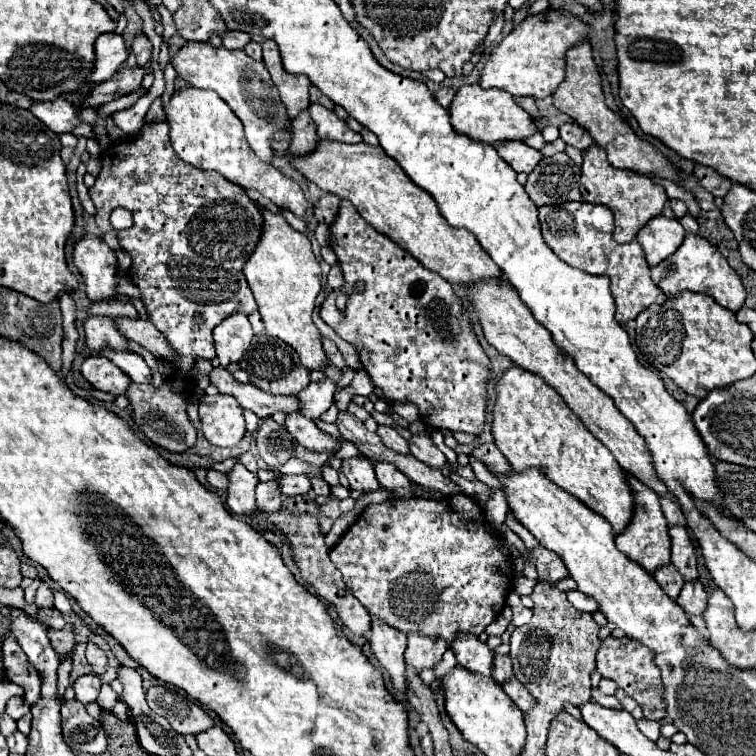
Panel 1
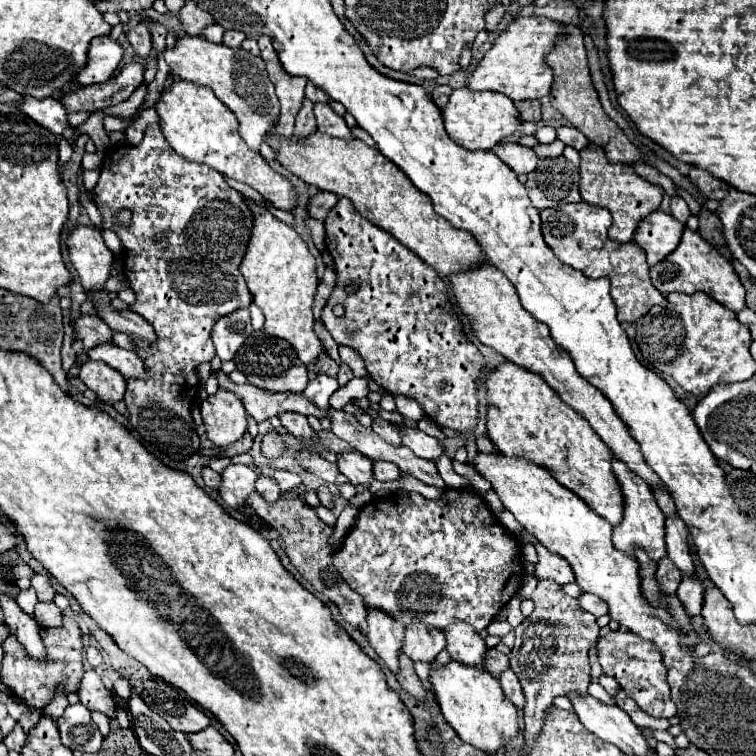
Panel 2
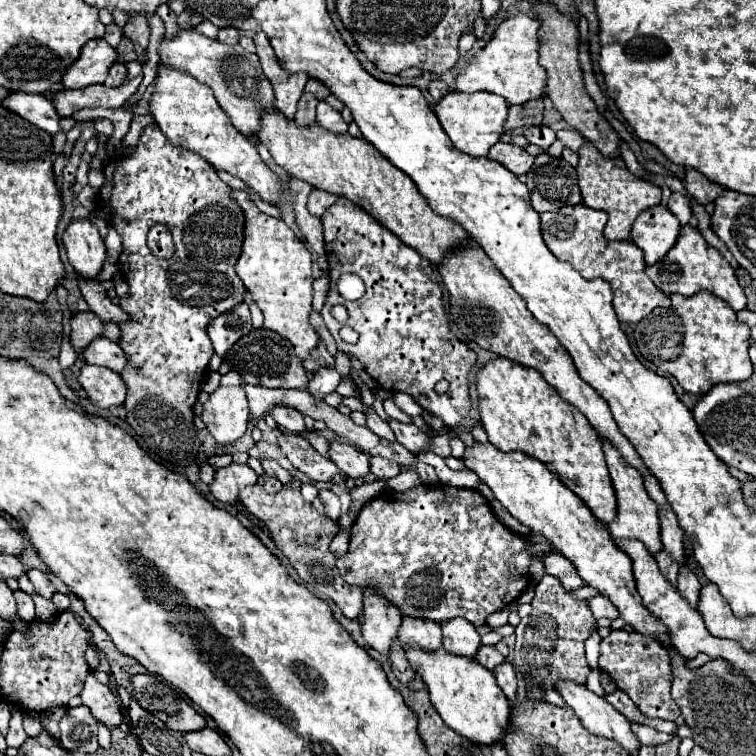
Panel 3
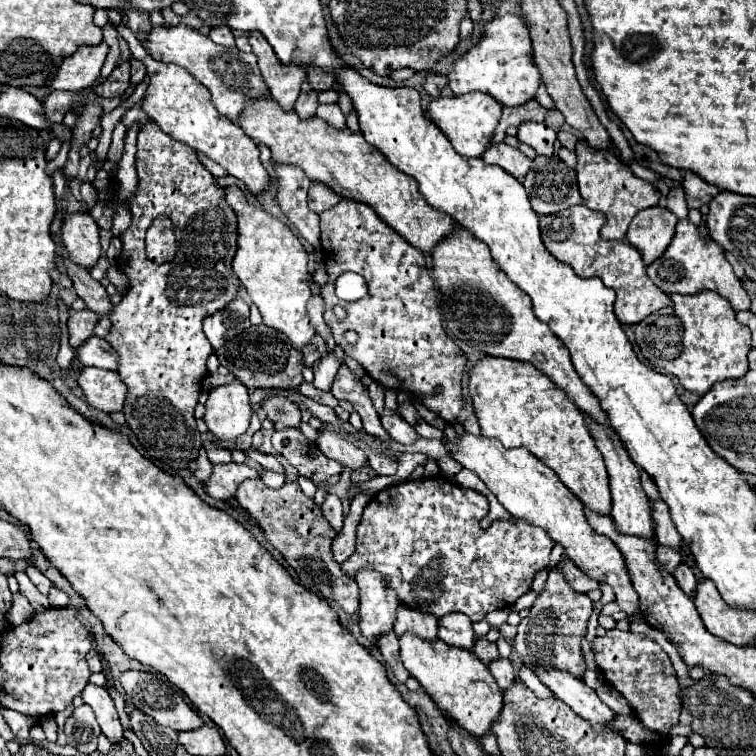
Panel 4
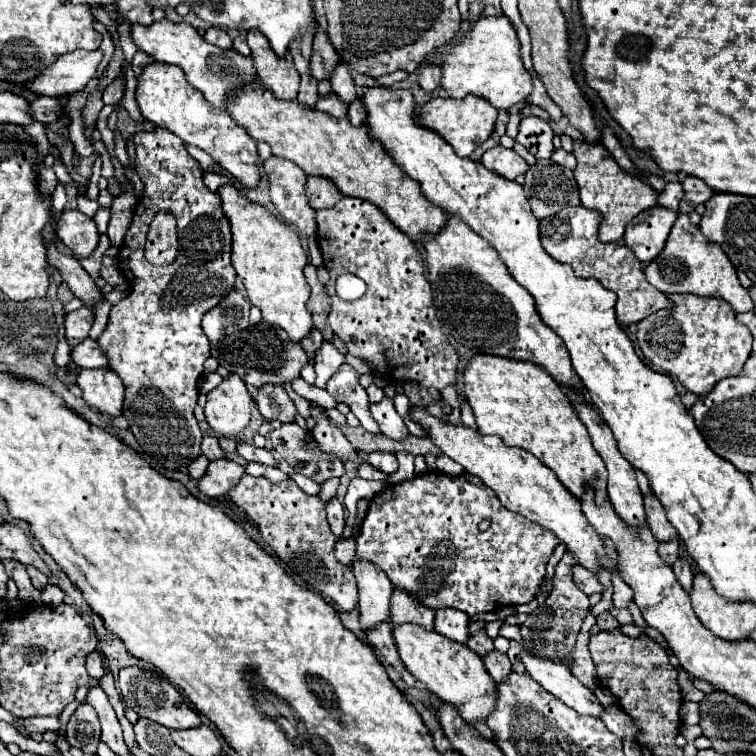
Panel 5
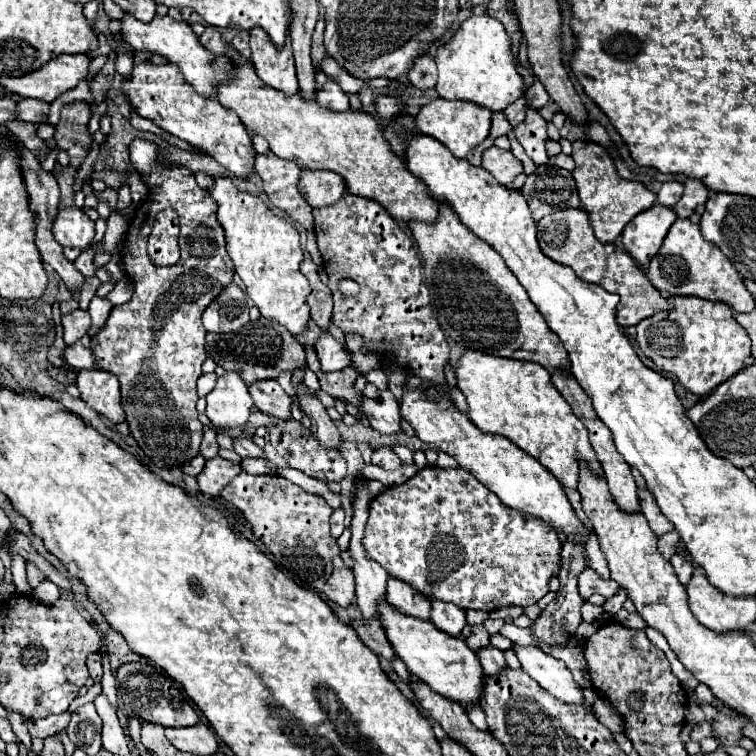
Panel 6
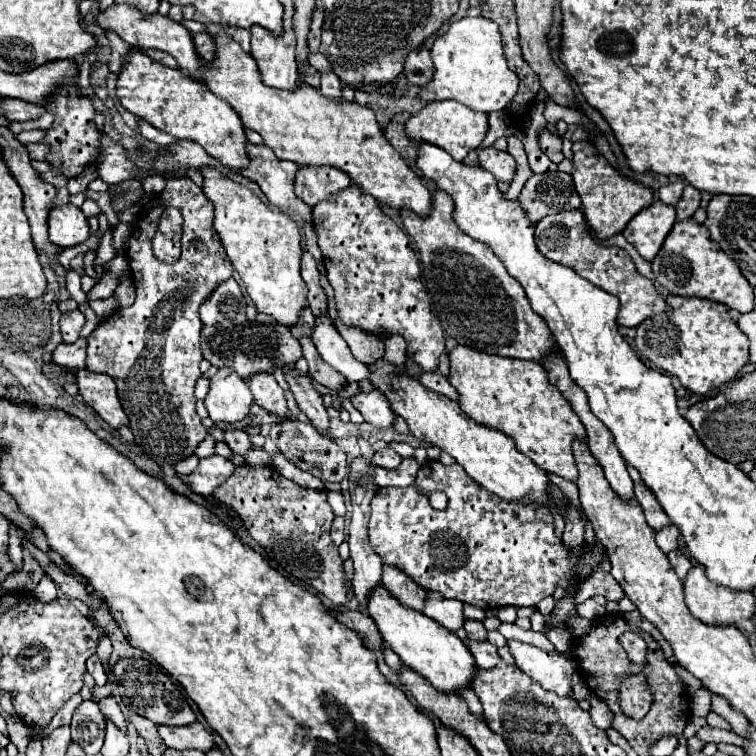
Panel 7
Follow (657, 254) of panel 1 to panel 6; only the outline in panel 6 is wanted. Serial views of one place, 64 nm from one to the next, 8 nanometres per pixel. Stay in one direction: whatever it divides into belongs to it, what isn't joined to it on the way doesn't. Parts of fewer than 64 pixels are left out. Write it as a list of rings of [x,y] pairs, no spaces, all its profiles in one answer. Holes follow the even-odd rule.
[[[654,204],[650,210],[640,212],[634,220],[630,220],[622,232],[622,244],[630,252],[634,260],[640,264],[648,264],[652,256],[660,250],[670,226],[678,216],[674,210]]]

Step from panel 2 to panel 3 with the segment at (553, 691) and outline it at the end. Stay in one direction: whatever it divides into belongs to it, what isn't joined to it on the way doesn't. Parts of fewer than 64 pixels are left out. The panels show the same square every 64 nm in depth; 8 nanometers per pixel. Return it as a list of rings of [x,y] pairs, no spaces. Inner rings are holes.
[[[544,576],[536,584],[532,608],[532,614],[522,618],[516,626],[516,646],[512,658],[514,668],[524,676],[528,698],[540,702],[544,700],[546,690],[556,690],[558,680],[586,684],[590,668],[584,656],[584,642],[598,626],[588,602],[574,598],[554,576]]]

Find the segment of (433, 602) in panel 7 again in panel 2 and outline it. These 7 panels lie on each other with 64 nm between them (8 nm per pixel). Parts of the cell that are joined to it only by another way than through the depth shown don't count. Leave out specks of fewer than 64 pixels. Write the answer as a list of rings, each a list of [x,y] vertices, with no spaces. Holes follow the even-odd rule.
[[[464,622],[452,624],[446,632],[446,650],[450,652],[450,656],[456,662],[462,662],[466,666],[478,668],[478,670],[486,670],[486,642],[474,632],[474,628],[468,628]]]

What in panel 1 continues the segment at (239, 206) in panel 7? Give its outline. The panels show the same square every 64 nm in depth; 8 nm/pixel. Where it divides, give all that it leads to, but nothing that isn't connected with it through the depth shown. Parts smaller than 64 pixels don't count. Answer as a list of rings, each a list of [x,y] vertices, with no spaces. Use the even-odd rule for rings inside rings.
[[[264,210],[262,238],[244,264],[244,276],[256,296],[266,334],[290,344],[308,370],[324,370],[328,366],[322,334],[312,322],[312,310],[322,292],[322,270],[312,254],[312,244],[306,234],[294,230],[282,214]]]

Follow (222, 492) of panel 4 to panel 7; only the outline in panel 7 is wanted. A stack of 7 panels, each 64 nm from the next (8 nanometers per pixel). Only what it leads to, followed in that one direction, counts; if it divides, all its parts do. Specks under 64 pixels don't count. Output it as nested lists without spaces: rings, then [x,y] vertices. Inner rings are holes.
[[[218,454],[210,458],[202,458],[196,472],[188,476],[190,488],[202,496],[210,496],[214,488],[224,484],[234,474],[234,464],[228,458],[222,458]]]

